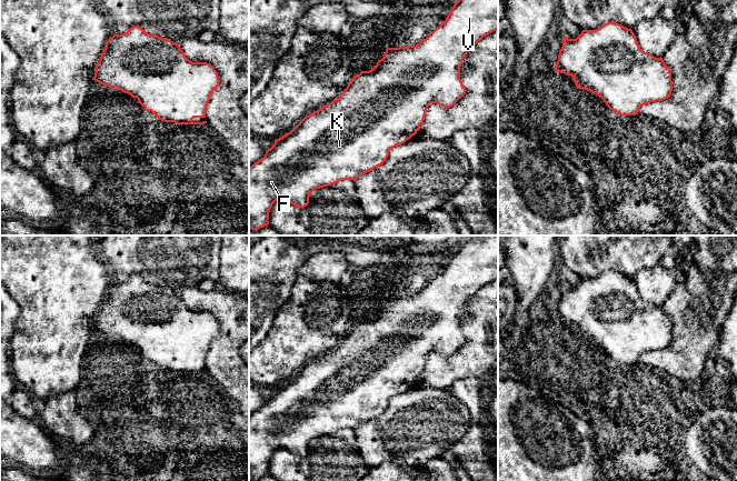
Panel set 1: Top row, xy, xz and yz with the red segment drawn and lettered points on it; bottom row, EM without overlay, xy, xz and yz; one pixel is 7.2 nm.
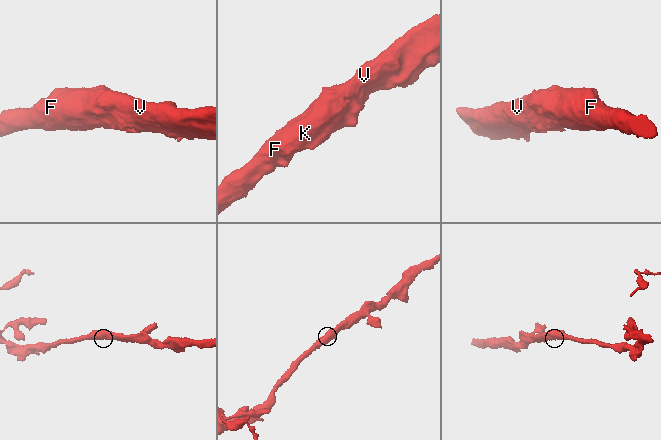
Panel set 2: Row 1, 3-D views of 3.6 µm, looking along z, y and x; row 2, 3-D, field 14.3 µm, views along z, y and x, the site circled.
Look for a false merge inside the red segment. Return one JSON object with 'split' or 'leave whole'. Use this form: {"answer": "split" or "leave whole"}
{"answer": "leave whole"}

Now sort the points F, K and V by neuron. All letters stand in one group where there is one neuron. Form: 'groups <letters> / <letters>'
groups F K V

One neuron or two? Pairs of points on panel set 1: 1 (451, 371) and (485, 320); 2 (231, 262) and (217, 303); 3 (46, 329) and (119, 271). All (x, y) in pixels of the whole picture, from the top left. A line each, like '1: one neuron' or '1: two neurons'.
1: one neuron
2: two neurons
3: two neurons

